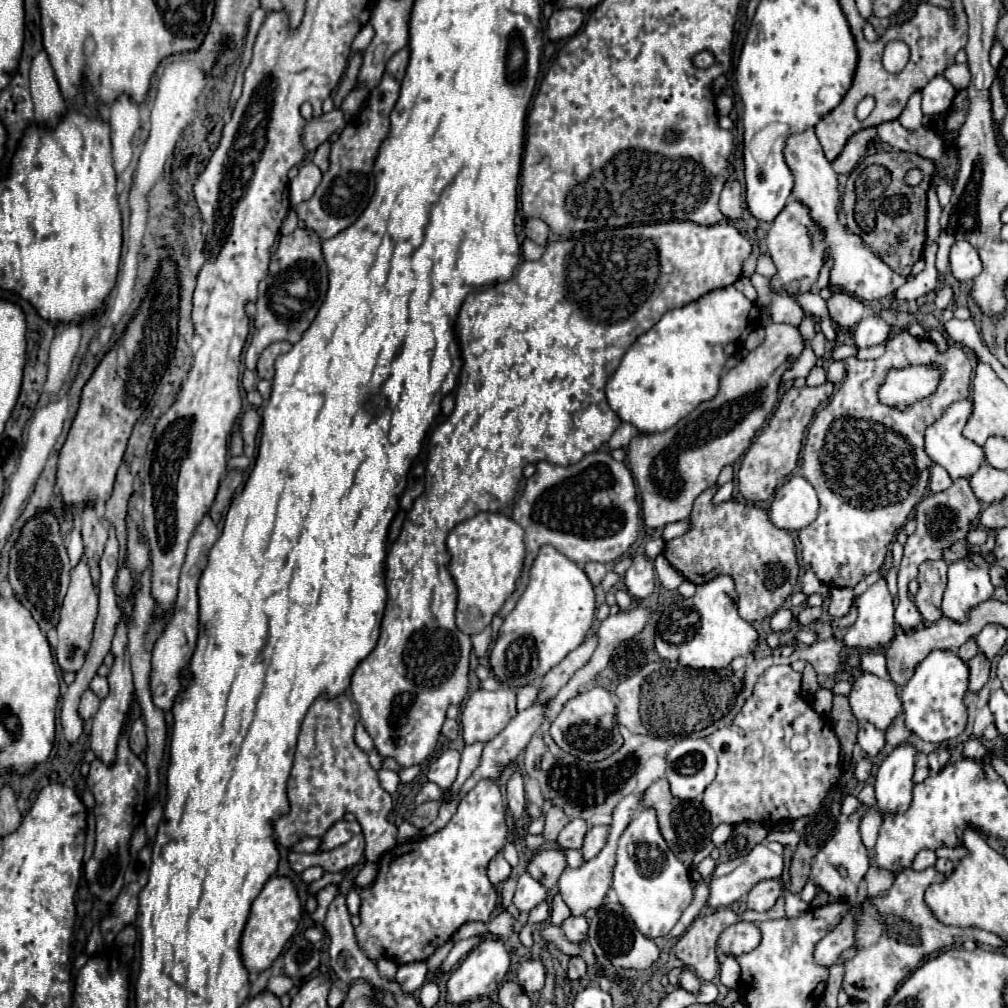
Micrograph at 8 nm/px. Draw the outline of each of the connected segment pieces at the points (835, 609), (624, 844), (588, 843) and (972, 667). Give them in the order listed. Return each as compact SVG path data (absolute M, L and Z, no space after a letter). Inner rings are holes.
M833 587L831 597L829 597L829 607L827 607L829 615L833 619L839 619L839 617L847 615L849 607L853 605L853 599L855 599L853 589L849 589L849 587Z
M651 807L641 809L619 839L617 863L613 869L613 889L637 929L649 939L669 935L681 913L693 901L695 885L691 873L667 847Z
M595 825L587 831L585 835L585 843L583 843L583 857L585 861L593 859L607 843L609 839L609 825Z
M977 653L969 661L969 671L971 671L969 691L979 691L987 683L987 679L989 679L989 659L985 659L985 655Z

